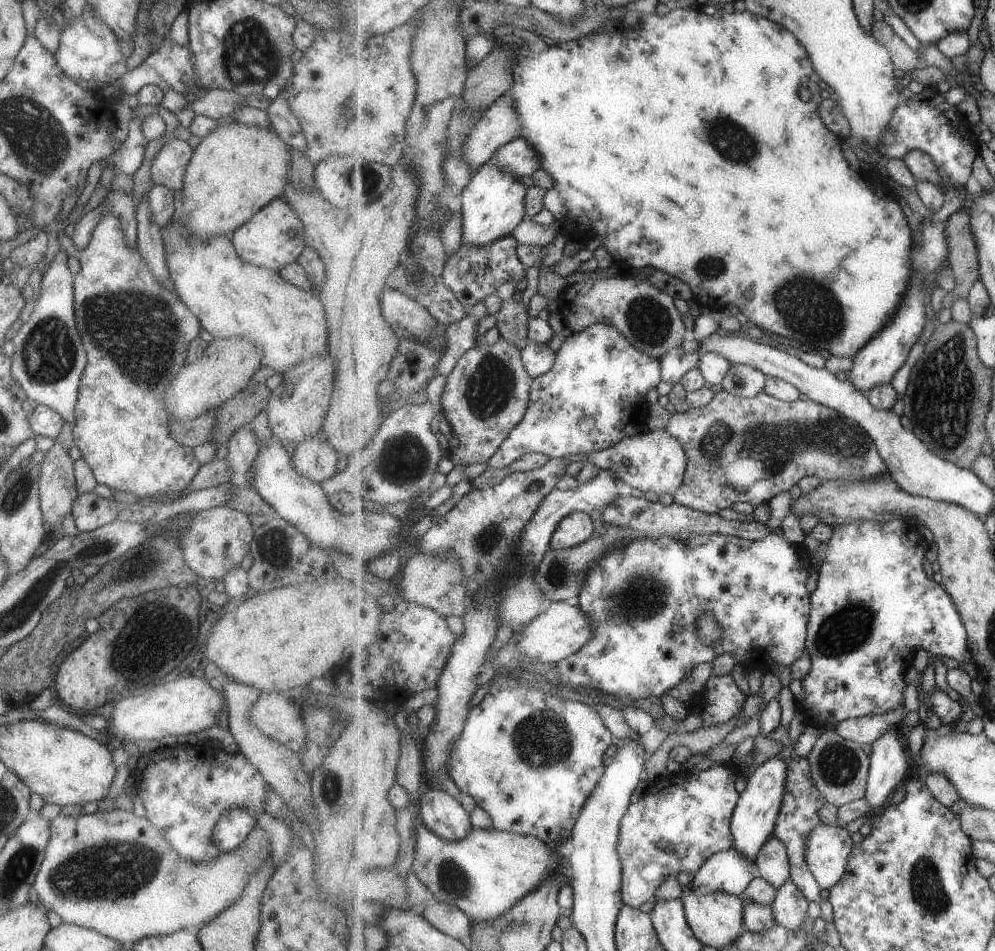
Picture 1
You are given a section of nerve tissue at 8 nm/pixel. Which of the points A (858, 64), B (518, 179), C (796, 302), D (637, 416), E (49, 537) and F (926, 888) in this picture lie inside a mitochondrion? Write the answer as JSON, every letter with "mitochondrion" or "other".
{"A":"other","B":"other","C":"mitochondrion","D":"other","E":"other","F":"mitochondrion"}

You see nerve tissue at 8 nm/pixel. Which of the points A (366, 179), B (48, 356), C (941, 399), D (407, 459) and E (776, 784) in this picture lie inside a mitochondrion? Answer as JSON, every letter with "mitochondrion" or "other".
{"A":"mitochondrion","B":"mitochondrion","C":"mitochondrion","D":"mitochondrion","E":"other"}

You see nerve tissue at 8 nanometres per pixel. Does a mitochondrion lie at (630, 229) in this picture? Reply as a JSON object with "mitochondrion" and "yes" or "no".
{"mitochondrion":"no"}

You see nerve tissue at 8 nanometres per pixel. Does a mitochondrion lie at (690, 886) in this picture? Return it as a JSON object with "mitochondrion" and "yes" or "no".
{"mitochondrion":"no"}

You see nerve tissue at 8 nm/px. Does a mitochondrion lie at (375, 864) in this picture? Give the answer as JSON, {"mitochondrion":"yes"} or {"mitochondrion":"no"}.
{"mitochondrion":"no"}

